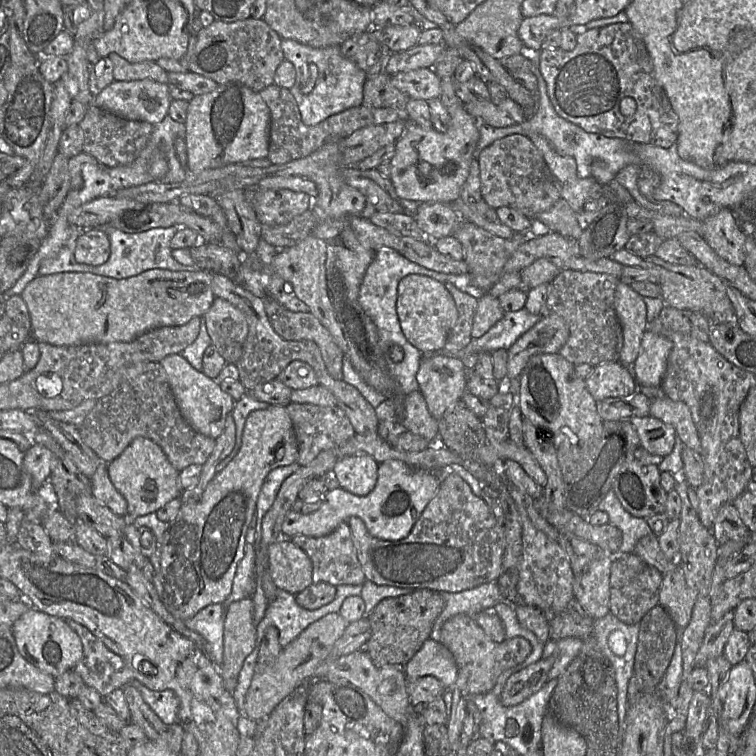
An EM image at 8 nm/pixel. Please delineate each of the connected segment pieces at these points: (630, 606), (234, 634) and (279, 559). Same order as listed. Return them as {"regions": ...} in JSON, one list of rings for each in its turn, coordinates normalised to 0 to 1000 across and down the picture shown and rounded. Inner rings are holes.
{"regions":[[[[812,737],[807,757],[807,810],[831,827],[847,825],[853,812],[872,799],[877,759],[865,749],[854,747],[847,757],[832,750],[823,739]]],[[[333,790],[306,796],[298,810],[295,873],[288,882],[296,909],[311,913],[323,873],[337,856],[339,827]]],[[[380,710],[354,724],[354,754],[366,778],[389,787],[414,771],[410,738]]]]}

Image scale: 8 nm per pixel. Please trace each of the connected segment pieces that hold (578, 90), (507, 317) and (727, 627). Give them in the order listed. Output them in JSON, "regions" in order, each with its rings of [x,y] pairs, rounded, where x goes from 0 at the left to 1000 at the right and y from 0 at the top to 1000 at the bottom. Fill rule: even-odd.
{"regions":[[[[832,29],[815,30],[815,32],[808,32],[808,33],[799,34],[799,36],[774,40],[774,41],[765,41],[762,54],[763,54],[762,61],[755,67],[746,67],[741,63],[738,65],[717,63],[710,70],[712,78],[713,78],[713,91],[722,108],[724,124],[735,149],[741,155],[749,157],[750,160],[758,164],[762,164],[763,167],[770,169],[772,173],[779,175],[779,176],[796,177],[807,183],[829,184],[840,189],[862,190],[862,192],[877,194],[877,196],[885,196],[892,189],[894,189],[896,183],[897,183],[897,165],[898,165],[897,152],[890,146],[889,139],[886,136],[886,132],[880,119],[868,107],[865,102],[864,82],[860,75],[860,71],[849,50],[840,41],[836,33]],[[828,128],[835,128],[841,136],[840,148],[832,153],[823,151],[820,147],[820,135],[824,130],[828,130]]],[[[692,407],[683,413],[671,413],[663,423],[651,431],[638,446],[624,448],[622,454],[603,467],[583,462],[573,467],[561,467],[558,474],[574,470],[586,470],[611,475],[619,468],[673,463],[680,454],[701,437],[717,419],[701,414]]],[[[960,810],[934,832],[931,845],[919,869],[919,882],[933,884],[938,873],[958,866],[958,854],[970,835],[971,810]]]]}

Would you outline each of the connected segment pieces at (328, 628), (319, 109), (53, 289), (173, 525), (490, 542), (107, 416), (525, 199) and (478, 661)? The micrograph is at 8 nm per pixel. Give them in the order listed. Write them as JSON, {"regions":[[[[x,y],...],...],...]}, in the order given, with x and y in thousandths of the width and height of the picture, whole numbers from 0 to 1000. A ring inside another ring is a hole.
{"regions":[[[[435,811],[410,825],[392,845],[374,856],[362,876],[356,880],[339,878],[321,946],[337,954],[351,951],[378,921],[403,902],[460,901],[483,915],[516,950],[534,959],[545,934],[530,881],[497,881],[481,858],[437,870],[442,852],[451,844],[459,827],[450,811]]],[[[372,52],[372,63],[376,78],[390,90],[390,108],[381,119],[389,128],[398,159],[405,167],[421,165],[439,152],[479,138],[481,110],[487,101],[471,83],[452,74],[448,61],[417,63],[386,52]],[[410,85],[418,86],[421,102],[411,122],[401,124],[398,119],[409,104]]],[[[198,356],[180,365],[153,369],[118,360],[82,360],[49,365],[33,380],[28,392],[41,422],[41,447],[73,458],[115,454],[171,452],[187,442],[212,433],[239,431],[255,419],[269,419],[284,392],[280,385],[279,358],[228,358]]],[[[356,536],[333,544],[324,560],[320,589],[313,602],[272,643],[259,664],[242,665],[235,679],[224,689],[216,709],[212,754],[201,771],[220,806],[233,817],[247,821],[279,799],[298,796],[307,784],[315,746],[324,734],[325,706],[339,677],[339,665],[357,623],[392,612],[394,589],[385,553],[377,537]]],[[[591,622],[582,646],[562,671],[541,708],[526,716],[504,714],[488,706],[475,684],[459,689],[474,741],[484,767],[499,774],[528,778],[563,778],[581,783],[608,783],[638,772],[657,769],[663,759],[668,730],[667,697],[661,693],[639,660],[628,655],[615,635]]],[[[198,478],[171,484],[157,511],[146,521],[128,529],[111,553],[104,571],[110,585],[140,612],[153,607],[179,579],[196,579],[213,591],[224,611],[237,624],[255,614],[269,615],[286,587],[284,581],[261,571],[242,553],[213,480]]],[[[676,177],[653,187],[635,201],[632,217],[638,261],[653,276],[669,272],[709,290],[742,262],[738,239],[697,180]]],[[[611,811],[586,825],[581,849],[599,865],[608,888],[602,905],[620,921],[648,915],[668,886],[690,877],[704,861],[702,851],[687,841],[653,849],[623,815]]]]}

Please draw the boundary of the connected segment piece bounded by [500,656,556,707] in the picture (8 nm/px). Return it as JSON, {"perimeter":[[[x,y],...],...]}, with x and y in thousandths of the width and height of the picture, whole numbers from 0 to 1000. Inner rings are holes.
{"perimeter":[[[716,870],[696,884],[677,892],[661,918],[667,934],[681,934],[709,917],[725,901],[725,890],[735,870]]]}

